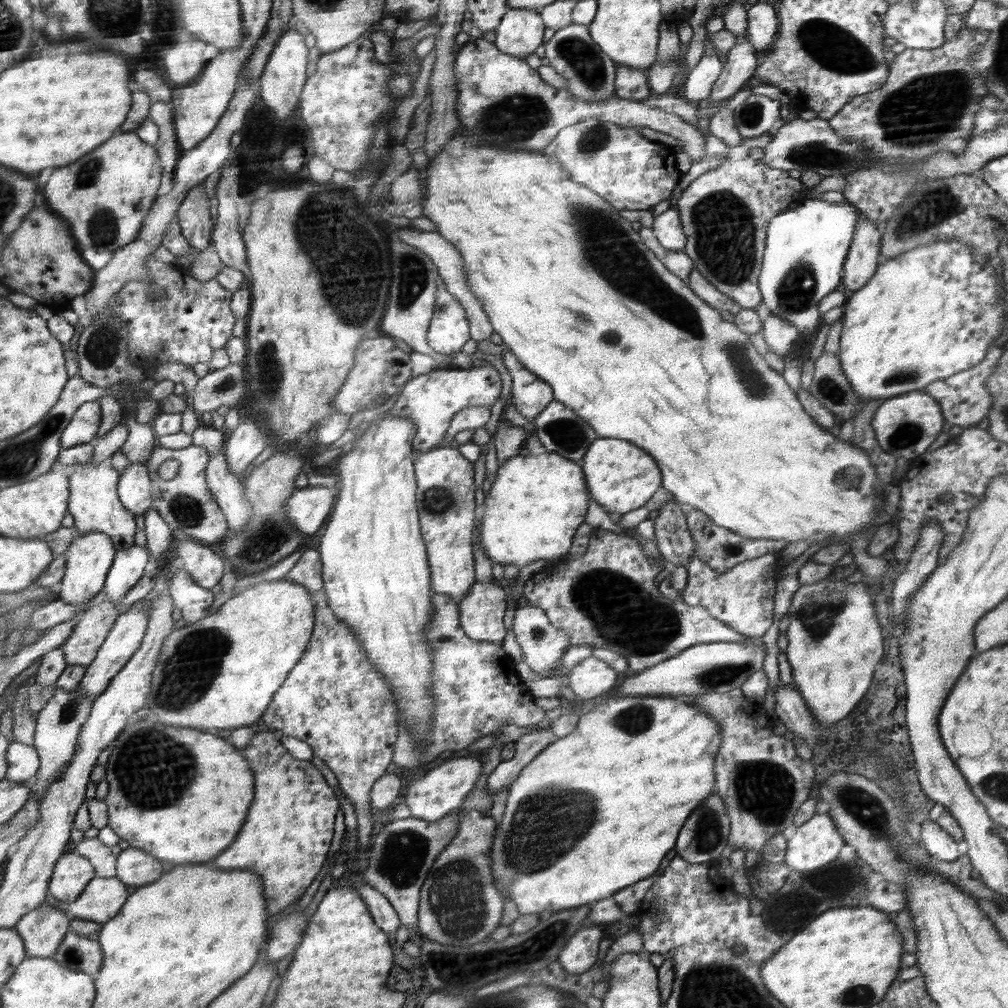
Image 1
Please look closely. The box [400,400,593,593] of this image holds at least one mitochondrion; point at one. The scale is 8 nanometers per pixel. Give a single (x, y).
(568, 434)

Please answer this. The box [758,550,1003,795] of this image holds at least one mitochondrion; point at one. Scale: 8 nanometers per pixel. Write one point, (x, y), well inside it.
(817, 614)

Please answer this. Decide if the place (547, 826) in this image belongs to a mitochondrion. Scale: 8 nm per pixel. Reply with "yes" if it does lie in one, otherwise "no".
yes

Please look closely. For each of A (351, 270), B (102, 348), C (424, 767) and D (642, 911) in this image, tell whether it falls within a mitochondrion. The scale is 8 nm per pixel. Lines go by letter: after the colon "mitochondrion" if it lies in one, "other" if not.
A: mitochondrion
B: mitochondrion
C: other
D: other

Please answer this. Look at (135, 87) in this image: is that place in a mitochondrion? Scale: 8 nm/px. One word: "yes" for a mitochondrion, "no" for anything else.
no

